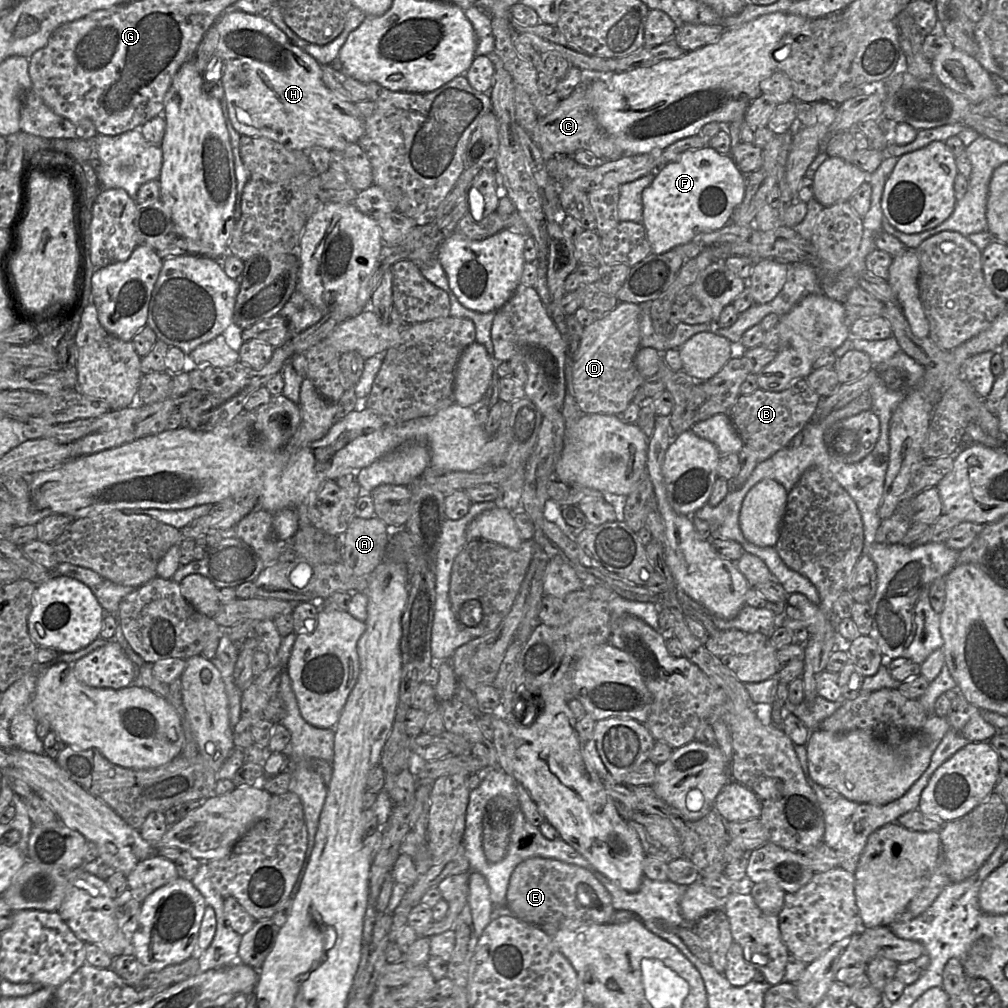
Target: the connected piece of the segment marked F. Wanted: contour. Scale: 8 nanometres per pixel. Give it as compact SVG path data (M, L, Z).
M710 146L685 151L652 173L654 180L642 192L642 224L652 253L665 253L700 233L722 228L744 199L744 174L731 155L719 154Z

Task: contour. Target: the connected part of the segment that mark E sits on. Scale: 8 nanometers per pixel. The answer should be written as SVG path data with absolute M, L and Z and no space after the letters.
M542 857L528 858L514 869L507 891L507 907L519 919L550 934L560 929L577 929L610 923L615 911L610 893L589 870L575 864Z

